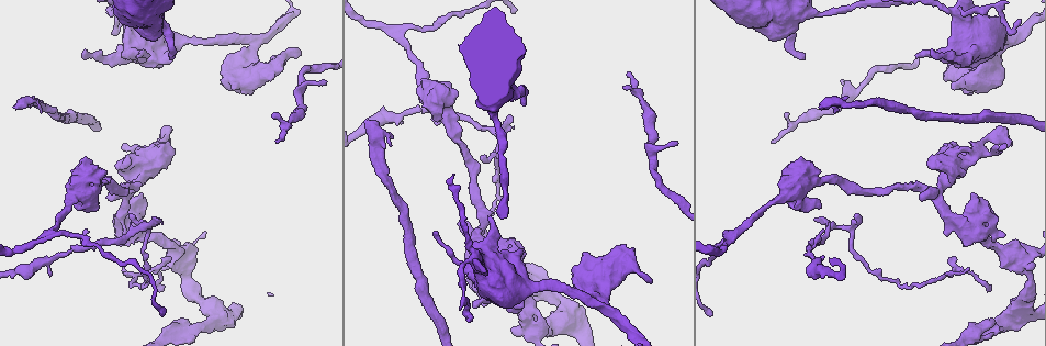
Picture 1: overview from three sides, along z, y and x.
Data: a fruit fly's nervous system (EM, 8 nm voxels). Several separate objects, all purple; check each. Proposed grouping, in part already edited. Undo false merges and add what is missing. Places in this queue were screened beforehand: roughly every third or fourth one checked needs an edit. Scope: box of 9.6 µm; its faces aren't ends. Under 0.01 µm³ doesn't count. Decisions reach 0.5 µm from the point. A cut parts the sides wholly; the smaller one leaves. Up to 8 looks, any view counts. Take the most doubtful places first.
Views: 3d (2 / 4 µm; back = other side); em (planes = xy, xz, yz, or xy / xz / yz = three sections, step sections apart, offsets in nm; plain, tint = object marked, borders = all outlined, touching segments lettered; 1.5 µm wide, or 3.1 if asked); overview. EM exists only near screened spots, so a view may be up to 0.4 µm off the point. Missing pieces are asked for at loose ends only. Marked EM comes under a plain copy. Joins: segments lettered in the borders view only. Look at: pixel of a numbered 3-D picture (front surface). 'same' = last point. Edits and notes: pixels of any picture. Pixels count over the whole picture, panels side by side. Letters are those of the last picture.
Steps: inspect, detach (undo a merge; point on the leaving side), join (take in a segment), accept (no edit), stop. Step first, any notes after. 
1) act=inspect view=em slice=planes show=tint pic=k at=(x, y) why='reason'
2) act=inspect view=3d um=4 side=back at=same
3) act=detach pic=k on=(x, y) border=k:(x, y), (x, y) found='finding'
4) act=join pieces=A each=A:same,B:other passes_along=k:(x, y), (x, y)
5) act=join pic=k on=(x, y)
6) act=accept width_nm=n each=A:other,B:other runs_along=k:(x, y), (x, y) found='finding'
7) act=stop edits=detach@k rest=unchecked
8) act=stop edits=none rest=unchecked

act=inspect view=em slice=xy step=4 show=borders pic=1 at=(449, 92) why='branch stops here'

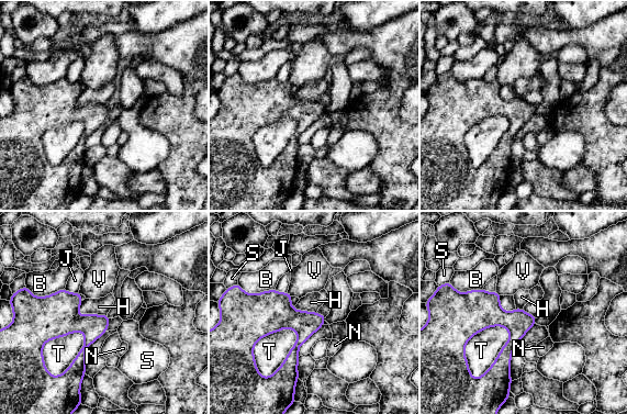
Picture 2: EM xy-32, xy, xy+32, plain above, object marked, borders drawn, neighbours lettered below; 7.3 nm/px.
act=accept width_nm=260 each=B:other,H:other,J:other,N:other,S:other,T:other,V:other border=2:(77, 310), (79, 314), (107, 315) found='none of them fits'

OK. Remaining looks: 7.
act=inspect view=em slice=planes show=borders pic=1 at=(1009, 42) why='sharp bend'

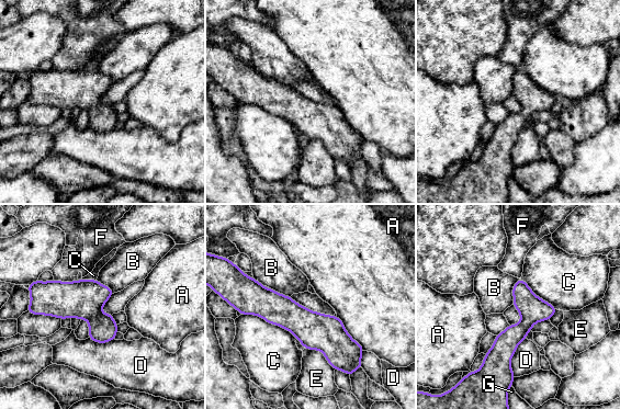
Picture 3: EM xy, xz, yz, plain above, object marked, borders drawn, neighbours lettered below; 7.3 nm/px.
act=accept width_nm=130 each=A:other,B:other,C:other,D:other,E:other,F:other,G:other runs_along=3:(256, 306), (324, 332), (358, 365) found='continuous, no second neuron'

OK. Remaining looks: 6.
act=inspect view=3d um=4 pic=1 at=(842, 81) why='an open end'

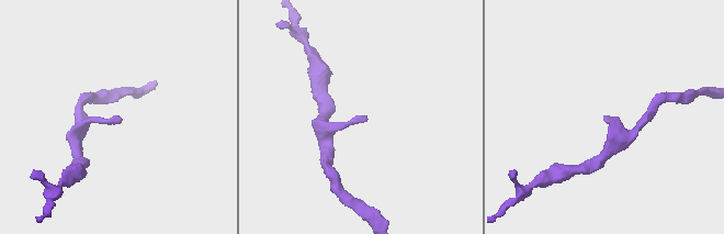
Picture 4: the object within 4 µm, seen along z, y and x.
act=inspect view=em slice=planes show=borders pic=4 at=(364, 118) why='shape alone is not enough'

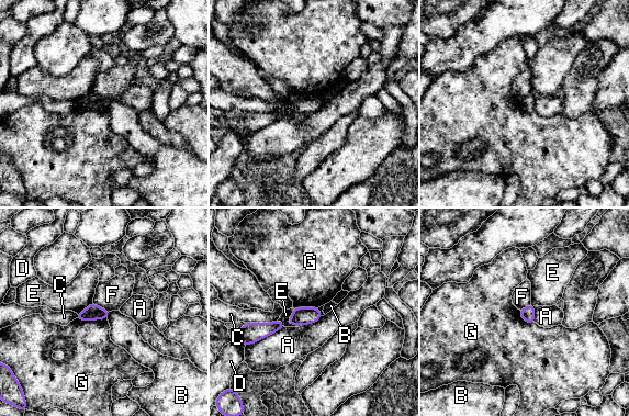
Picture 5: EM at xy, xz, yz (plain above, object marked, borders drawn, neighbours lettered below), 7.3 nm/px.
act=accept each=A:other,B:other,C:other,D:other,E:other,F:other,G:other border=5:(77, 317), (80, 319), (107, 318) found='none of them fits'

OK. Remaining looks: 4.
act=stop edits=none rest=unchecked

